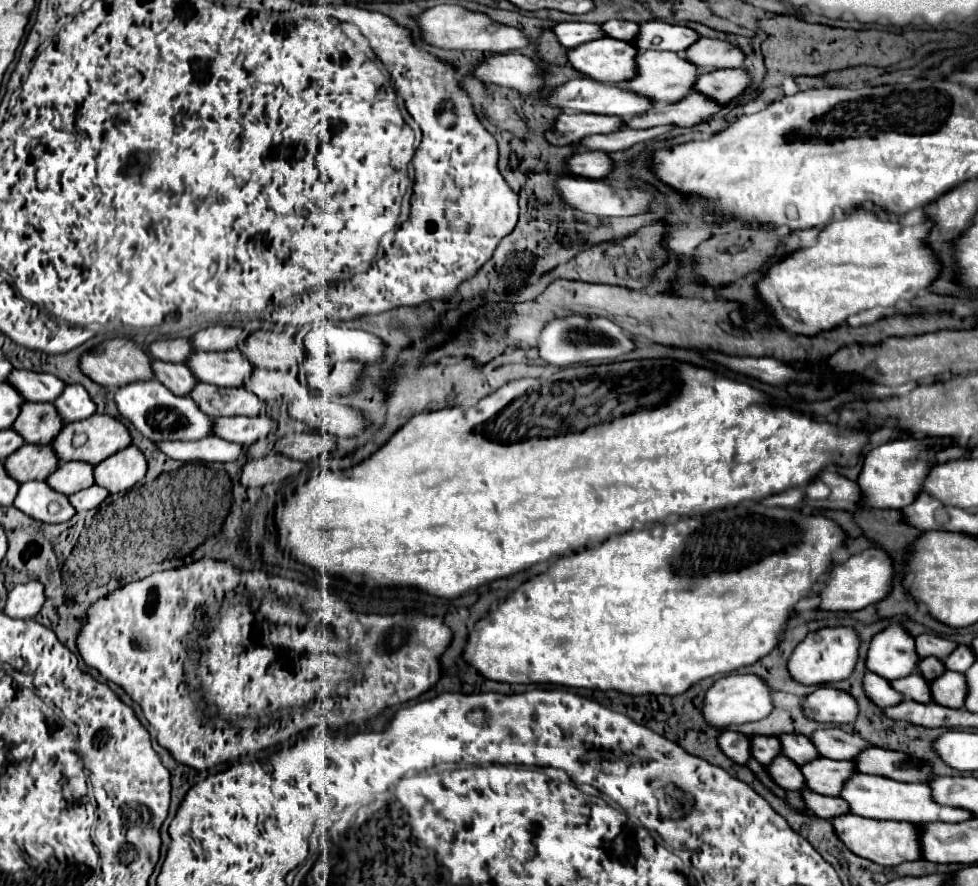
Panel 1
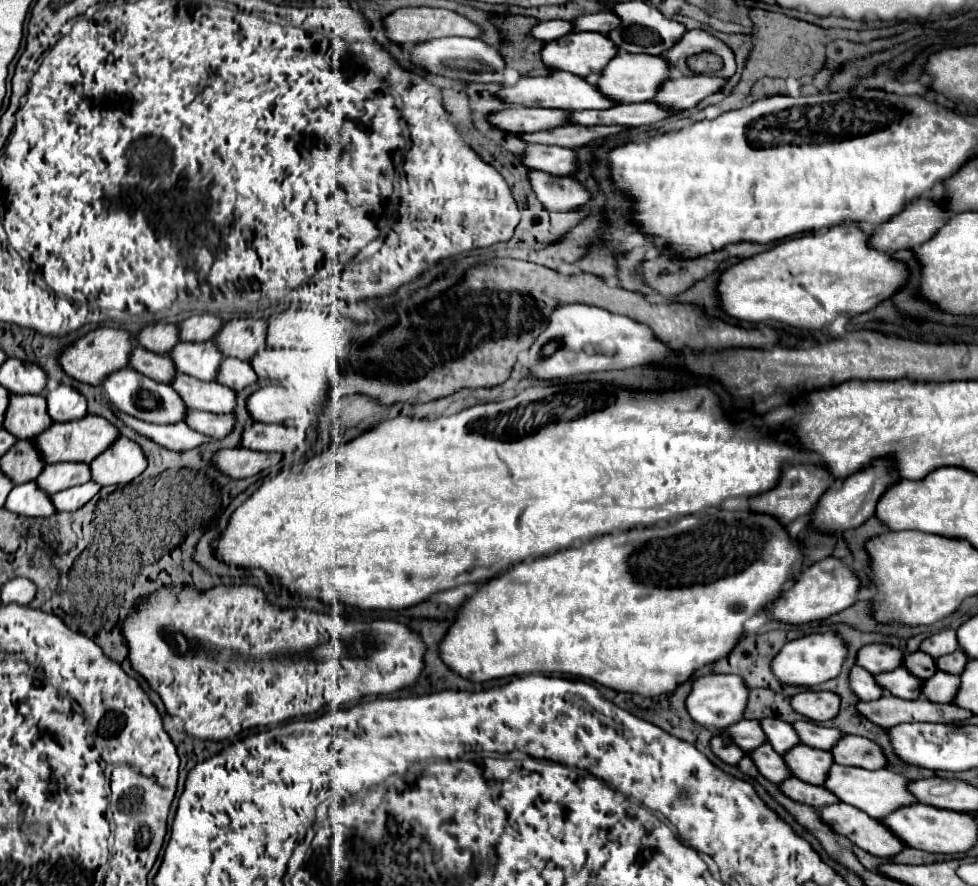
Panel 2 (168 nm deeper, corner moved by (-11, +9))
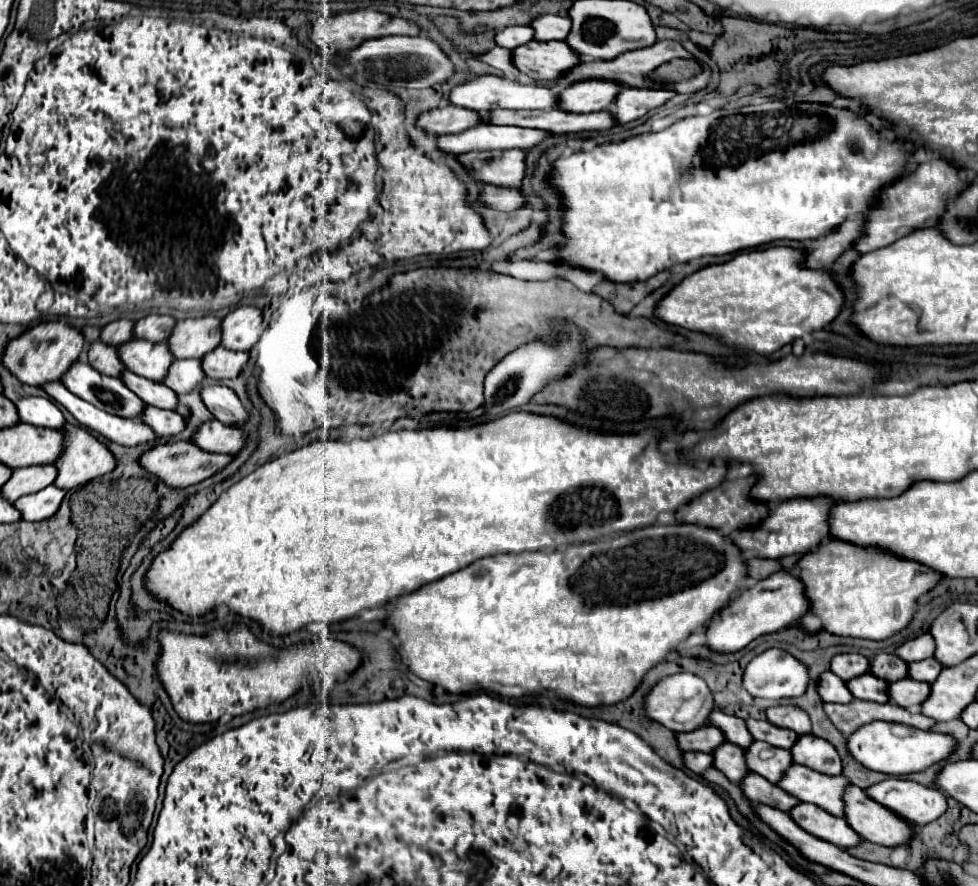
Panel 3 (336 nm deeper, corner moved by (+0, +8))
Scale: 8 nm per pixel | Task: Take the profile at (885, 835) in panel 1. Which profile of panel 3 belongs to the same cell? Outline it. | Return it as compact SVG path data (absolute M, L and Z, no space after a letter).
M797 803L791 811L789 811L791 819L795 819L795 823L805 829L807 833L811 833L817 839L823 839L827 843L833 843L837 847L853 847L861 841L861 837L857 837L853 833L853 829L849 829L845 819L833 817L827 811L809 805L809 803Z

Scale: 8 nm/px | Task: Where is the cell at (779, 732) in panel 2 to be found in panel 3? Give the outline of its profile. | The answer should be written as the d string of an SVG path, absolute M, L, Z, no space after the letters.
M713 709L709 713L709 723L715 725L717 729L723 729L723 737L727 737L727 743L739 745L739 747L749 747L753 743L751 733L745 727L745 721L733 715L723 713L721 709Z

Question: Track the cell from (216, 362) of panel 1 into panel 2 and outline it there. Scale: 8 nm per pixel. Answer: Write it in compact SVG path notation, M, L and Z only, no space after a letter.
M202 342L202 344L176 344L168 354L178 372L196 376L198 380L216 380L218 368L222 364L222 350L216 348L214 342Z

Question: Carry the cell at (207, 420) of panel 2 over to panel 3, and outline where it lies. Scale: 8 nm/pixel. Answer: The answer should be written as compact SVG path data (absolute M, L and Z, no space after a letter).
M147 407L139 415L139 421L145 421L145 425L149 429L155 429L155 435L159 435L159 437L177 435L185 427L185 421L181 415L177 415L175 411L165 411L165 409L157 409L157 407Z

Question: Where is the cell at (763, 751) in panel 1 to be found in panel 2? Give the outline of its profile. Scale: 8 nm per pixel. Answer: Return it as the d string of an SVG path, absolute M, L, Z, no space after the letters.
M740 720L722 732L726 732L744 752L752 752L754 748L768 742L758 720Z

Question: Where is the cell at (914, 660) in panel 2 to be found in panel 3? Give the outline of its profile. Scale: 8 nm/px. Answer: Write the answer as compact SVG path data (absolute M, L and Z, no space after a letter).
M879 653L871 661L871 675L893 683L893 681L907 677L907 663L901 661L897 655Z

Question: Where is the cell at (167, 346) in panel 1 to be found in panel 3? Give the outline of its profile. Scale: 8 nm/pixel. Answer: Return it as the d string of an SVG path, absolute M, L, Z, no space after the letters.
M129 319L111 321L101 329L101 341L107 345L117 347L129 339L133 339L133 321L129 321Z

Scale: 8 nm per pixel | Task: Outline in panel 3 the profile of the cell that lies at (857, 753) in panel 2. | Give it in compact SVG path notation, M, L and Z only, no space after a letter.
M801 735L795 745L791 747L791 757L795 763L805 765L813 771L825 775L839 775L841 773L841 759L835 747L815 735Z

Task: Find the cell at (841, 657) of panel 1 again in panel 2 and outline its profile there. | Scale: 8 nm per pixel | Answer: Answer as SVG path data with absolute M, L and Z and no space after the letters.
M828 630L828 632L808 634L798 640L788 642L774 658L772 670L780 682L796 684L796 686L818 686L818 684L832 680L834 676L840 674L840 668L842 668L846 656L848 656L846 640L838 632Z

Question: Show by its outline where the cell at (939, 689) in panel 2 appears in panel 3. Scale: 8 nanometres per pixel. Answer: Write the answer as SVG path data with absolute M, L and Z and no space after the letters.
M903 679L903 681L895 681L895 683L889 683L889 697L897 703L897 705L903 705L905 709L915 709L919 707L927 695L929 695L929 689L931 685L927 683L919 683L919 681L913 681L913 679Z

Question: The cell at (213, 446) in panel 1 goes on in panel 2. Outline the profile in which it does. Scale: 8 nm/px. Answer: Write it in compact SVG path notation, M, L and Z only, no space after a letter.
M118 412L118 416L120 416L130 428L134 428L138 434L148 436L148 438L152 438L154 442L158 442L160 446L164 446L164 448L168 448L168 450L174 450L174 452L192 450L192 448L198 448L198 446L208 444L208 442L212 440L210 436L202 436L200 432L194 432L194 430L192 430L190 426L186 426L184 422L160 426L160 424L142 422L142 420L132 418L132 416L126 416L126 414L122 414L122 412Z

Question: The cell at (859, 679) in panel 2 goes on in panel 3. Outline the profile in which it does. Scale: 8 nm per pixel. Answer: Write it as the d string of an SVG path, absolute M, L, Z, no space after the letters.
M825 671L819 675L817 689L819 689L819 697L825 703L847 703L853 699L847 685L843 681L839 681L839 677L831 671Z

